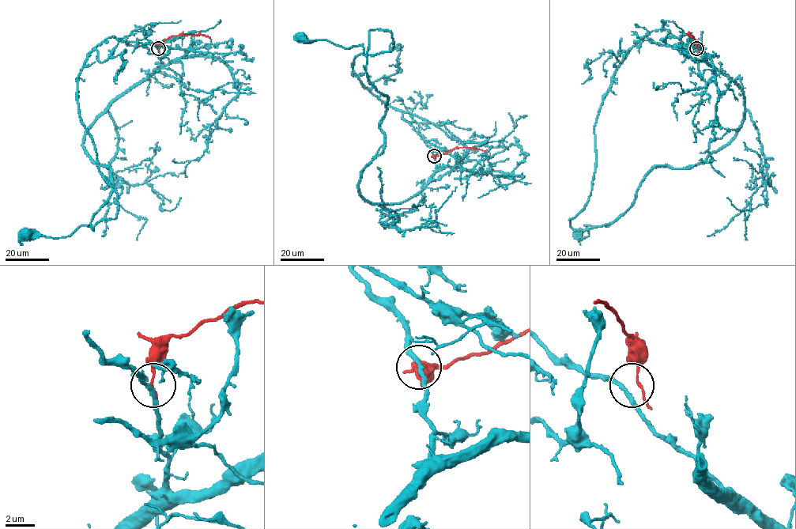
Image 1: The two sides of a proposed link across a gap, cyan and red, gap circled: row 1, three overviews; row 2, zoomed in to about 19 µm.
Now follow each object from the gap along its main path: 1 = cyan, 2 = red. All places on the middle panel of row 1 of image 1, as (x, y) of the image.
1: (434, 155), (416, 193), (367, 200), (360, 172), (384, 143), (387, 96), (361, 45), (301, 39)
2: (434, 156), (455, 148), (466, 147), (485, 152)

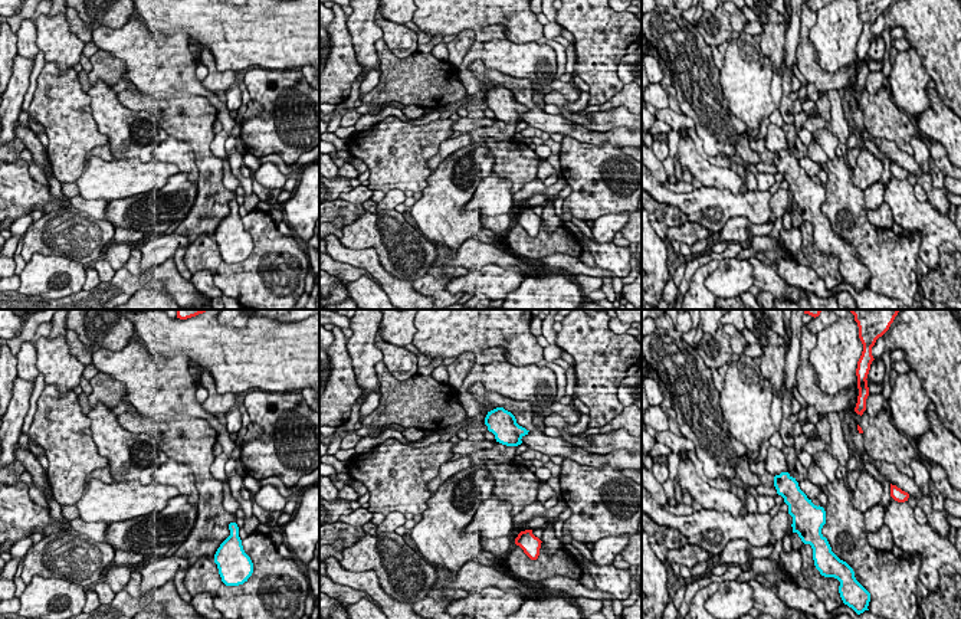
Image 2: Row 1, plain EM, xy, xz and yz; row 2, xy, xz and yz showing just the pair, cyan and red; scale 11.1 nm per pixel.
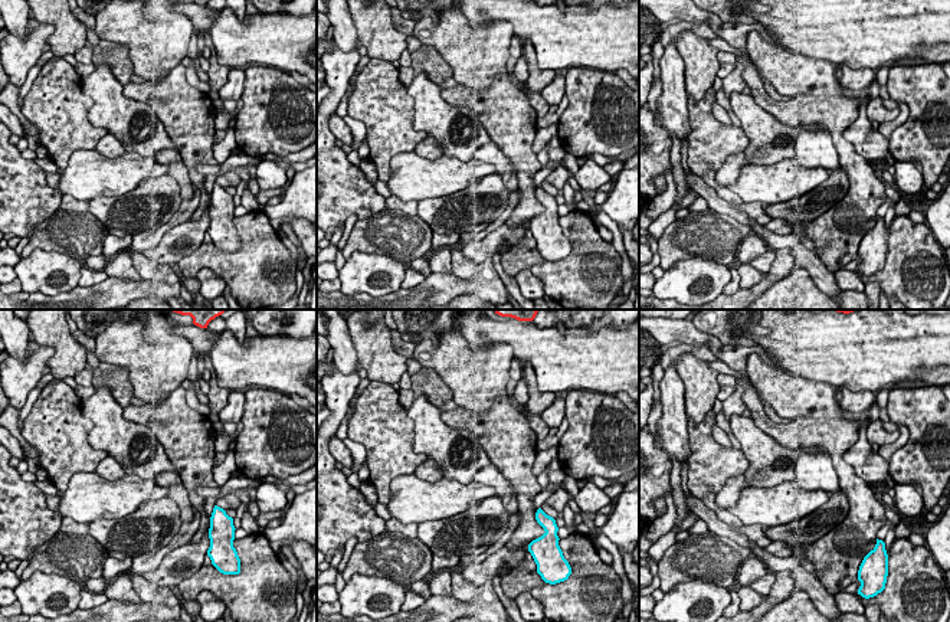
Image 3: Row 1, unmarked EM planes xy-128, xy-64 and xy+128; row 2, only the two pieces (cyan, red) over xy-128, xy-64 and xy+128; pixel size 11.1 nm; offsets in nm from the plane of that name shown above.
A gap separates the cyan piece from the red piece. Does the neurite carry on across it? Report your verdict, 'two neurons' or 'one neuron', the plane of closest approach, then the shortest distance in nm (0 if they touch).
two neurons; view yz; gap 750 nm

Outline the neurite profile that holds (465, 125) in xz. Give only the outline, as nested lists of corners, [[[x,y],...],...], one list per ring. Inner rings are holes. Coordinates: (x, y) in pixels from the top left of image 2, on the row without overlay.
[[[460,118],[455,121],[452,125],[453,131],[459,131],[462,134],[469,134],[470,131],[476,130],[478,127],[491,127],[495,122],[495,118]]]

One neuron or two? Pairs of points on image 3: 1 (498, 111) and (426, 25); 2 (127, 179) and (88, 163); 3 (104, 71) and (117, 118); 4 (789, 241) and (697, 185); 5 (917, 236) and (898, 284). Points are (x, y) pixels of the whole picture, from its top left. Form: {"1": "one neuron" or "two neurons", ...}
{"1": "two neurons", "2": "one neuron", "3": "one neuron", "4": "one neuron", "5": "one neuron"}

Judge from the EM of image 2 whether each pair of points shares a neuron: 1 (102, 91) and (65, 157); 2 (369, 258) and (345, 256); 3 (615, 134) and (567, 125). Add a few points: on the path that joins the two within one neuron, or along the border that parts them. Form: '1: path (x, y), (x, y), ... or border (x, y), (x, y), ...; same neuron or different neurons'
1: border (91, 113), (97, 128), (108, 141); different neurons
2: path (363, 258), (351, 256); same neuron
3: path (603, 137), (590, 137), (579, 133); same neuron

